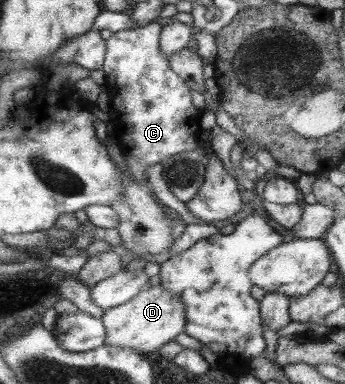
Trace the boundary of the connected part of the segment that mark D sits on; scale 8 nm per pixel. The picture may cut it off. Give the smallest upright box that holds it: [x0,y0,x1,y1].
[101,285,184,354]

